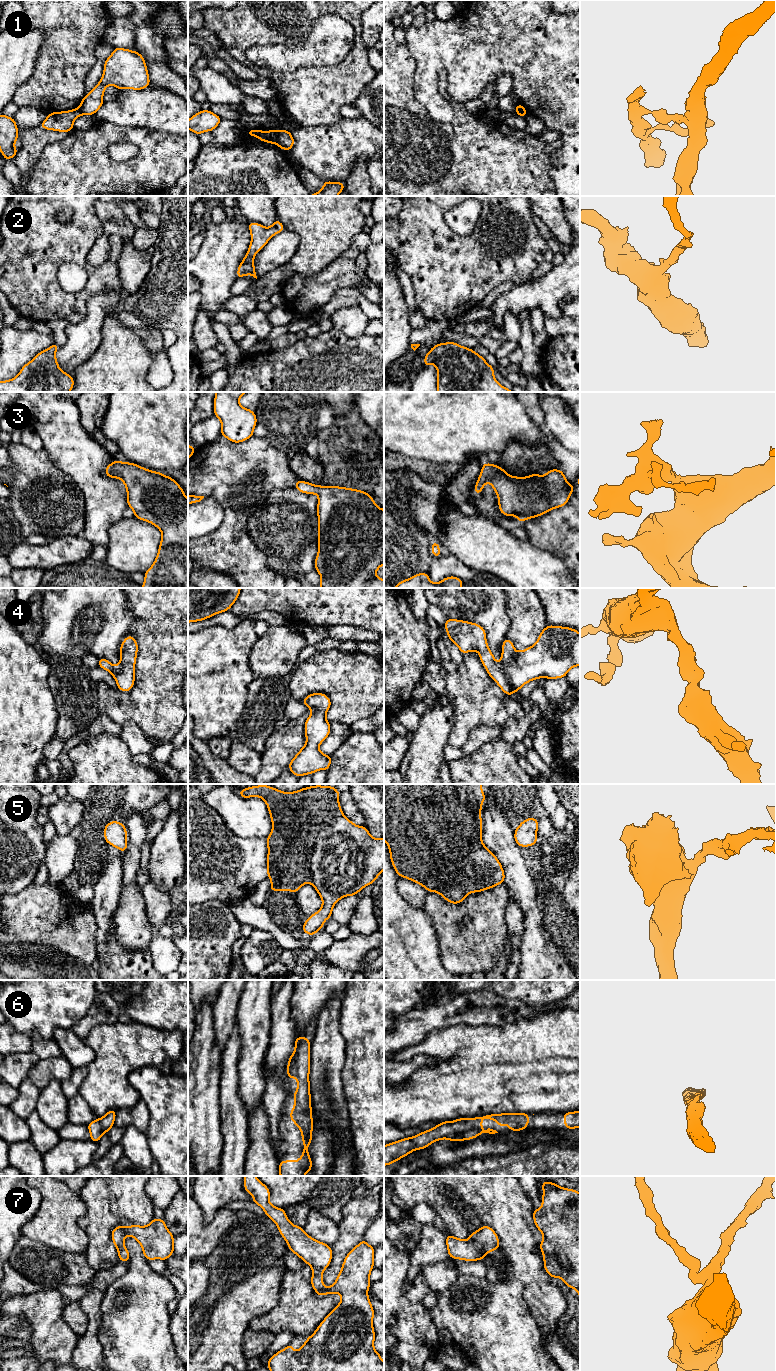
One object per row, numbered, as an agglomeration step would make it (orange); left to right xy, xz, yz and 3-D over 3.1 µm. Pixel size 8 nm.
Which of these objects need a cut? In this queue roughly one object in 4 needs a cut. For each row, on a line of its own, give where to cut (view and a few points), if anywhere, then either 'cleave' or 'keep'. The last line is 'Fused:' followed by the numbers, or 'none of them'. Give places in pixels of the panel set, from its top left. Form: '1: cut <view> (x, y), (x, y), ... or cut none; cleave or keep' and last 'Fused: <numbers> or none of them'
1: cut xz (275, 131), (276, 143); cleave
2: cut none; keep
3: cut none; keep
4: cut none; keep
5: cut none; keep
6: cut none; keep
7: cut none; keep
Fused: 1

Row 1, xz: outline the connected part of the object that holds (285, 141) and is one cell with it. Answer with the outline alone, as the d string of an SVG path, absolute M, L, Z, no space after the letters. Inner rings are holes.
M277 130L277 141L276 145L279 146L283 151L291 150L293 145L295 144L295 140L292 137L292 133L287 130Z

